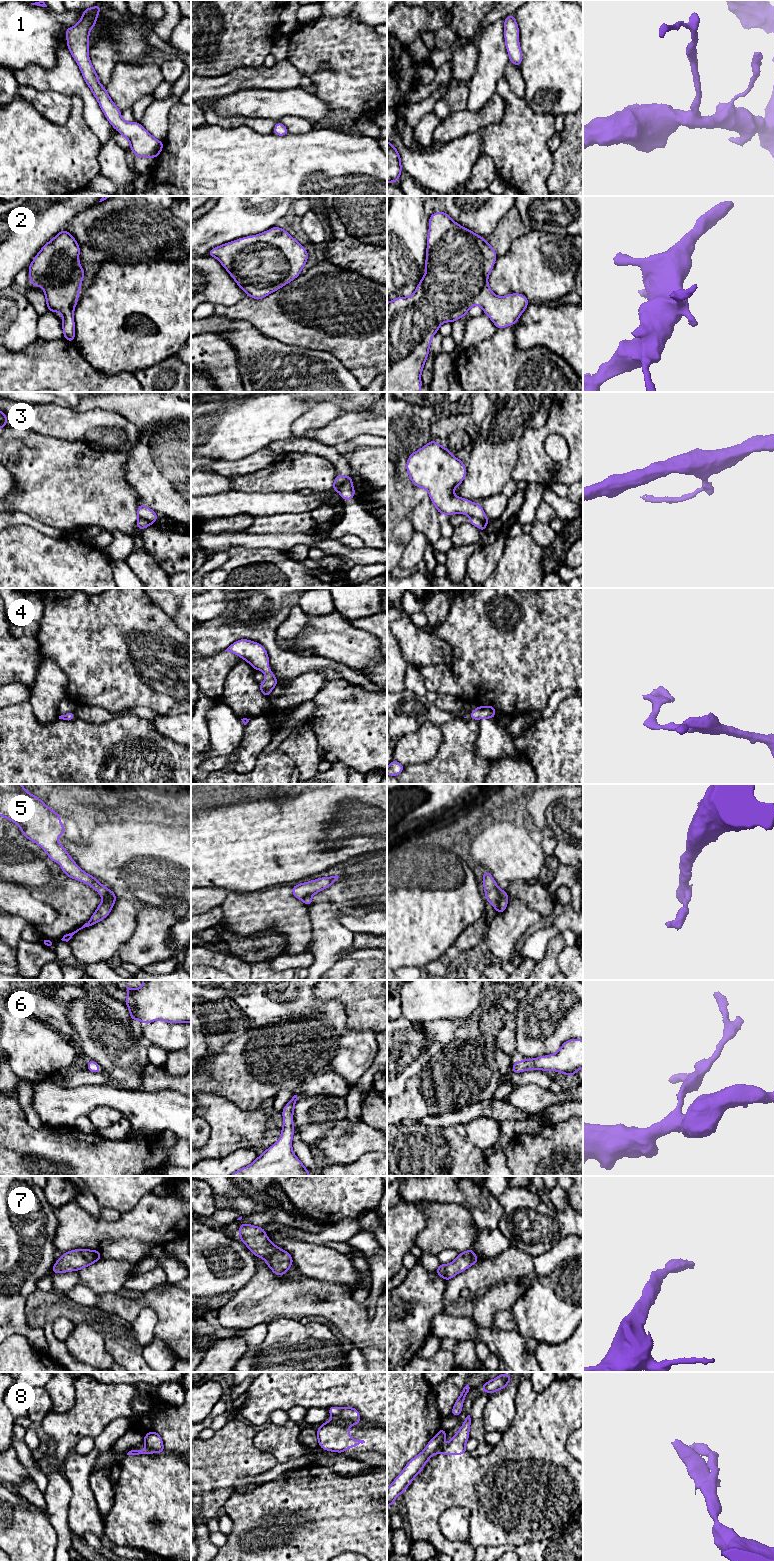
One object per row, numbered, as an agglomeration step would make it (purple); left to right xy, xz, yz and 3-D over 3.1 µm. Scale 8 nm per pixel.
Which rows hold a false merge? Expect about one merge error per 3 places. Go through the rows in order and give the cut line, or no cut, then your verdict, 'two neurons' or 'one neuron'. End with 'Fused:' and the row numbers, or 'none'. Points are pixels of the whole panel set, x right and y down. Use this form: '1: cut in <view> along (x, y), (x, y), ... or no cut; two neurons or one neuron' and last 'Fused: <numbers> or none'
1: no cut; one neuron
2: no cut; one neuron
3: cut in xz along (351, 479), (343, 481), (336, 490); two neurons
4: no cut; one neuron
5: cut in yz along (501, 891), (496, 909); two neurons
6: no cut; one neuron
7: no cut; one neuron
8: cut in xz along (333, 1418), (346, 1422), (349, 1425); two neurons
Fused: 3, 5, 8

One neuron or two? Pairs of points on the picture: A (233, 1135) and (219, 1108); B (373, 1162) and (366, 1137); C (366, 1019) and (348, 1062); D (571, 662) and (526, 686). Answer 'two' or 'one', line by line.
A: one
B: two
C: two
D: one

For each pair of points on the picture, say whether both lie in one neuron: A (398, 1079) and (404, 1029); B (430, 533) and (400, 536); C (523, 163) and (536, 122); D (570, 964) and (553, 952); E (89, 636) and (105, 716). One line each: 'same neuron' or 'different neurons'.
A: same neuron
B: different neurons
C: same neuron
D: different neurons
E: different neurons

